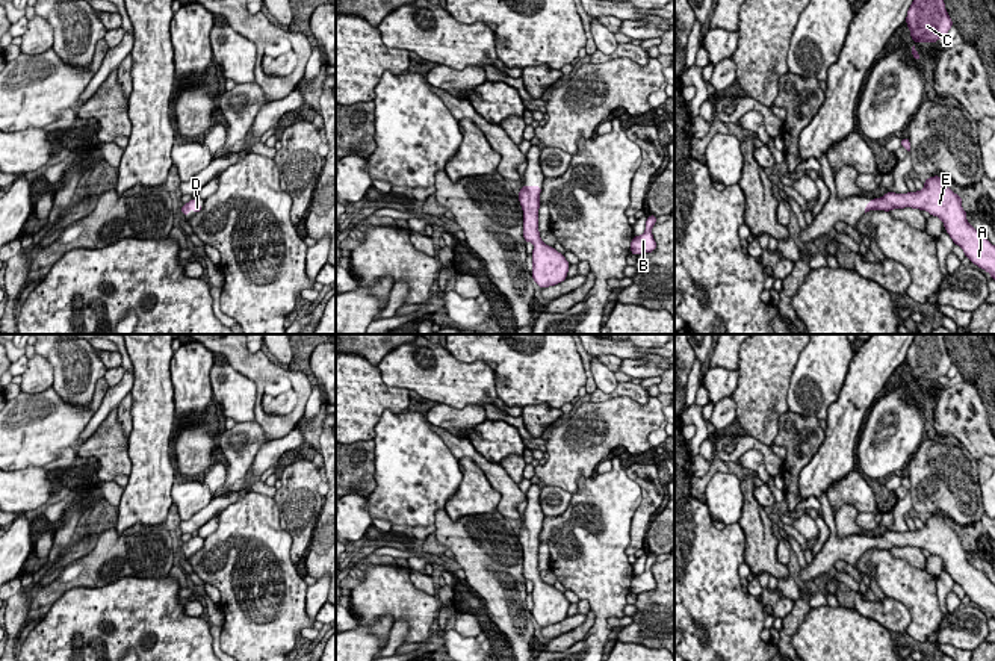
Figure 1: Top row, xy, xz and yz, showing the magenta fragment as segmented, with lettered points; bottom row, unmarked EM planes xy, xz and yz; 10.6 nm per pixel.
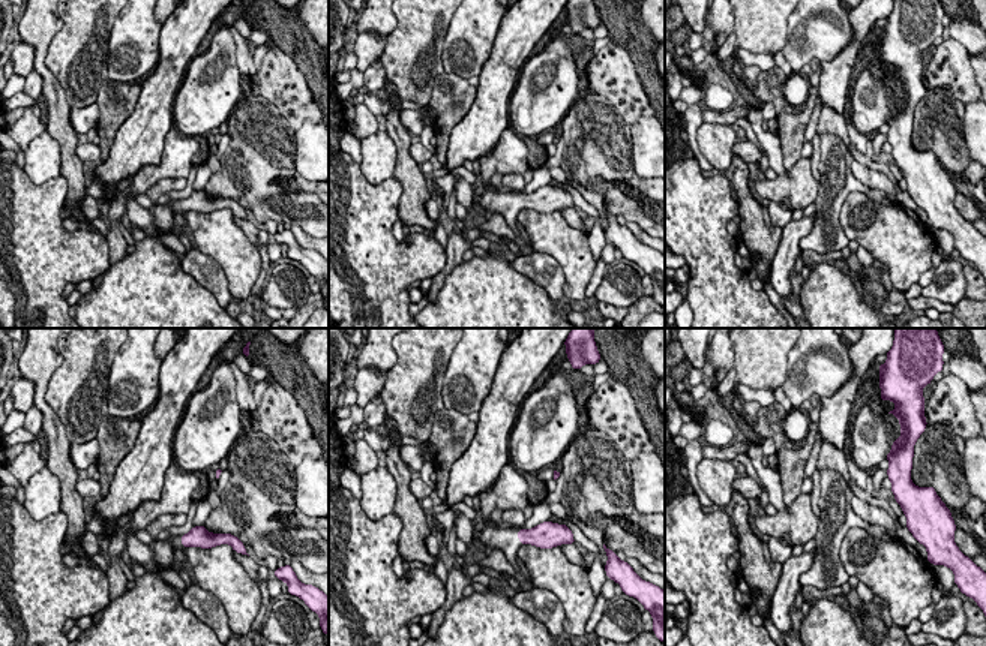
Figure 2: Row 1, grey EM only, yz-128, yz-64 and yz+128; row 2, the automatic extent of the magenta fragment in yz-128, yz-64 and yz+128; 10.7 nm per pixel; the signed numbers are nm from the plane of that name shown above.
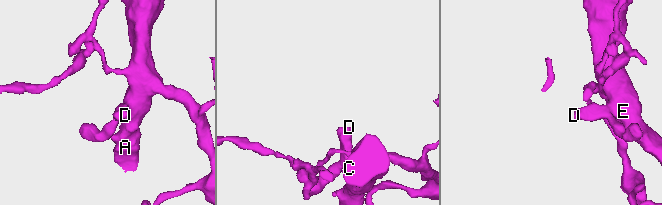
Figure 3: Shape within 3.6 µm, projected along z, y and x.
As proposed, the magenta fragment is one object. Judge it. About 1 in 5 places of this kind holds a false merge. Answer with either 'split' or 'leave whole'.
leave whole

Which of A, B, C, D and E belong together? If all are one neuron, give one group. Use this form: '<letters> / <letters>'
A B C D E

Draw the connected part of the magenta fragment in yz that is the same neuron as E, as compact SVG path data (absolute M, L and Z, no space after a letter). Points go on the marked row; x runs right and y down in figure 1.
M939 175L927 178L922 191L886 192L880 198L871 198L871 203L865 204L865 213L874 209L891 212L904 207L927 210L931 216L942 219L945 231L963 250L969 262L995 280L995 245L966 221L968 213L962 207L962 197L947 188L942 178Z

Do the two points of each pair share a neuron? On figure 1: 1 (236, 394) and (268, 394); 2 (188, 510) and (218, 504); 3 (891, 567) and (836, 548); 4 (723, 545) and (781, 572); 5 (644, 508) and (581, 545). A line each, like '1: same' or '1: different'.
1: different
2: different
3: different
4: different
5: different

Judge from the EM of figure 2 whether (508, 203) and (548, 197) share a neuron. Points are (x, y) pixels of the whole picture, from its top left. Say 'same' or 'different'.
same

